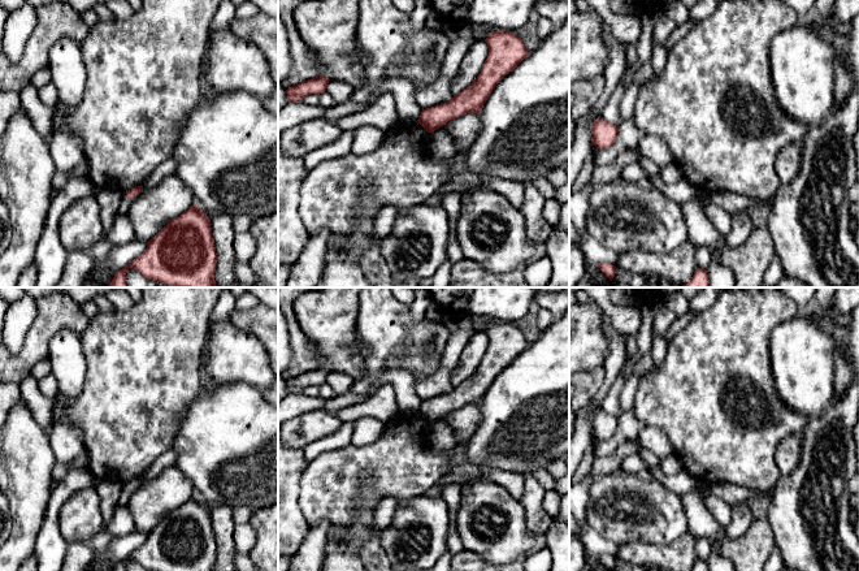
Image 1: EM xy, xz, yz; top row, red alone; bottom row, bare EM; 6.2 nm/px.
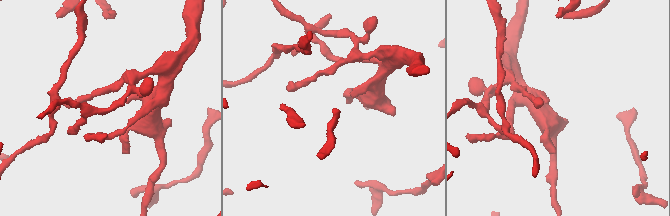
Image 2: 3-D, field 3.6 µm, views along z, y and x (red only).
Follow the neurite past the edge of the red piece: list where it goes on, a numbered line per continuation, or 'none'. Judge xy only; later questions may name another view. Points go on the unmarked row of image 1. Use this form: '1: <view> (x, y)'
1: xy (125, 496)

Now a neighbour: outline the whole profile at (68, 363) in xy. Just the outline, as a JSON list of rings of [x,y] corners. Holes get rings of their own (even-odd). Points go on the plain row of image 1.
[[[61,328],[49,341],[48,358],[58,393],[69,403],[81,393],[86,378],[87,363],[81,338],[70,328]]]

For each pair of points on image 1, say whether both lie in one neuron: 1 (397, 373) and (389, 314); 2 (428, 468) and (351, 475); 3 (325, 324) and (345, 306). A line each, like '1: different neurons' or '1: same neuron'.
1: different neurons
2: same neuron
3: same neuron

